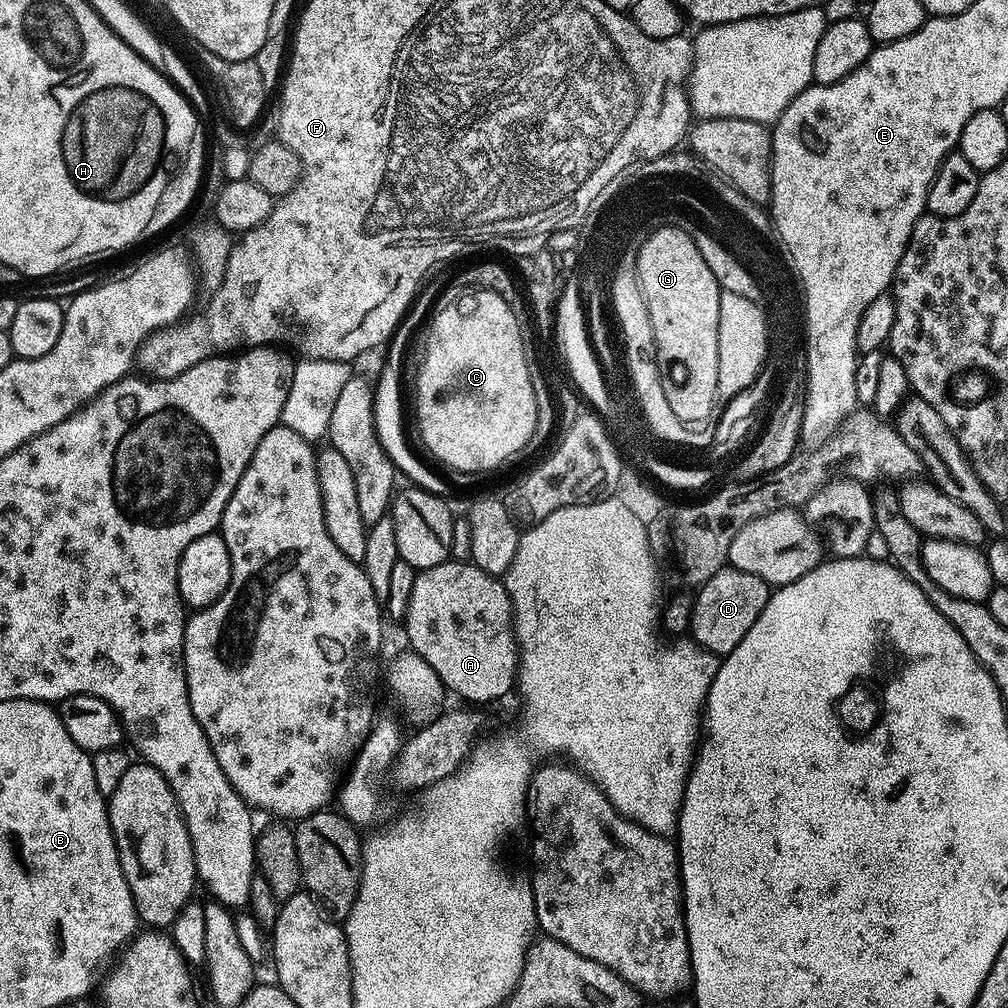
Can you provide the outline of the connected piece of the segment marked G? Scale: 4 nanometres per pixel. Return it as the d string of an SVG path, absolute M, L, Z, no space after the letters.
M661 227L652 228L644 239L636 258L637 278L654 330L656 365L670 410L685 424L696 426L717 411L719 282L686 230Z

